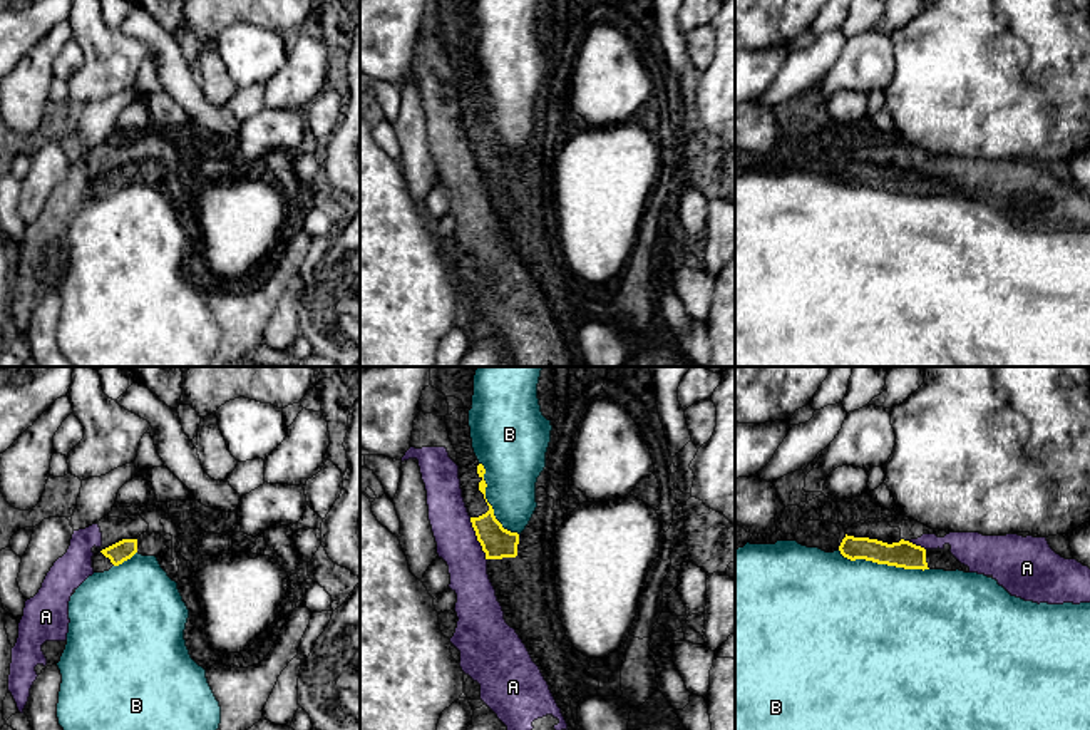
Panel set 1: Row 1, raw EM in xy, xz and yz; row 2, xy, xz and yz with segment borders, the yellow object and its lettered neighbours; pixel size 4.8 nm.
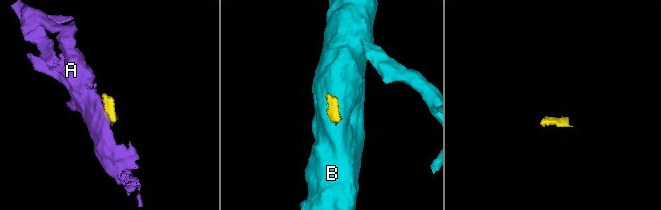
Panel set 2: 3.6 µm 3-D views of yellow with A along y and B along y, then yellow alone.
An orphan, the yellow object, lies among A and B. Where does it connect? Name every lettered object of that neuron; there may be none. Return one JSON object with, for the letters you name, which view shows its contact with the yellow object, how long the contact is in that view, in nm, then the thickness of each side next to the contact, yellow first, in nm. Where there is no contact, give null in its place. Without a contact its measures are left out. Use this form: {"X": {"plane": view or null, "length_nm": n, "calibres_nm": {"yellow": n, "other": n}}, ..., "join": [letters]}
{"A": {"plane": "xz", "length_nm": 220, "calibres_nm": {"yellow": 150, "other": 200}}, "join": ["A"]}

